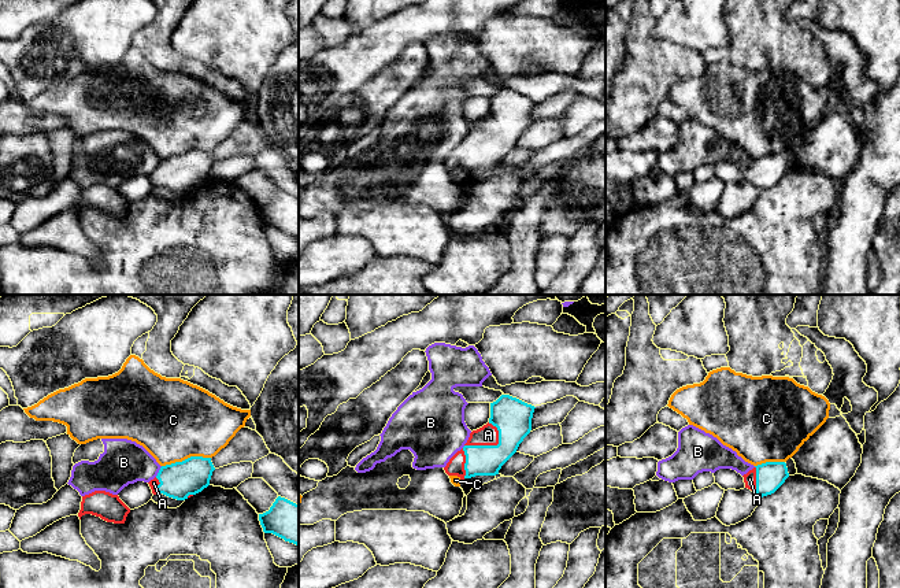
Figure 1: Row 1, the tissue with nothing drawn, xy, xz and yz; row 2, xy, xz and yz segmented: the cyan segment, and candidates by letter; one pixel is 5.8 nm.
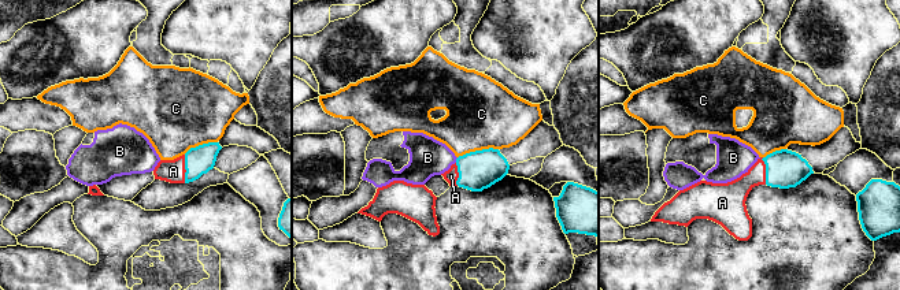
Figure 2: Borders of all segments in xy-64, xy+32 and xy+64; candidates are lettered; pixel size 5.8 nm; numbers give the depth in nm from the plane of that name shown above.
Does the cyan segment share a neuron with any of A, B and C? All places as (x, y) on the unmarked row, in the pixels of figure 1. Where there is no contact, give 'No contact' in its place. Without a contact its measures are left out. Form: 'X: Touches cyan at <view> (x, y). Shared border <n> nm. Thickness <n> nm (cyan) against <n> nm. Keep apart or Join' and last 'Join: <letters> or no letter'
A: Touches cyan at xz (486, 139). Shared border 220 nm. Thickness 220 nm (cyan) against 120 nm. Join
B: Touches cyan at xy (159, 165). Shared border 80 nm. Thickness 220 nm (cyan) against 260 nm. Keep apart
C: Touches cyan at xy (185, 152). Shared border 300 nm. Thickness 220 nm (cyan) against 480 nm. Keep apart
Join: A

